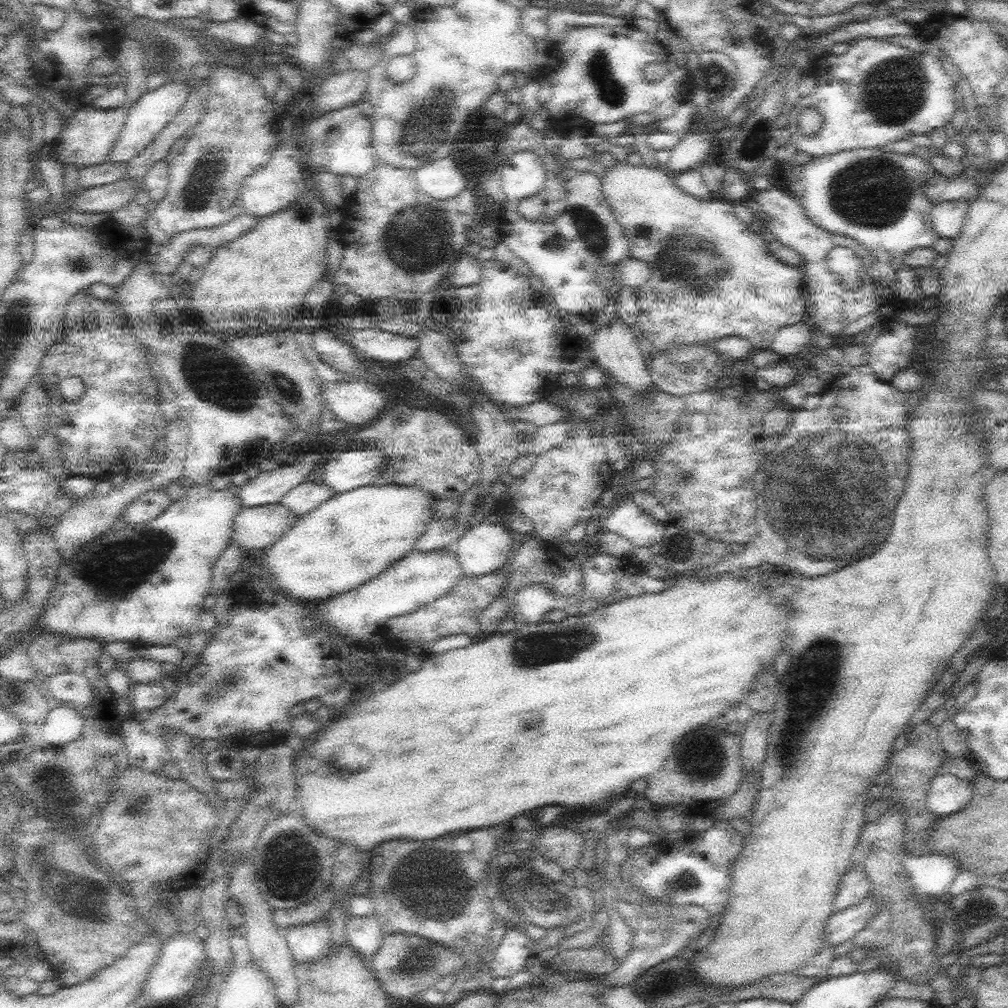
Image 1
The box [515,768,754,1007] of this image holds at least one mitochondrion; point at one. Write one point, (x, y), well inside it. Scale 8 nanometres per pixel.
(684, 883)

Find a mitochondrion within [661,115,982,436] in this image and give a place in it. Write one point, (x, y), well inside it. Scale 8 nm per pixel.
(873, 193)

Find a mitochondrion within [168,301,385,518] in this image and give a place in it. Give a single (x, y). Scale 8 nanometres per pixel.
(216, 378)

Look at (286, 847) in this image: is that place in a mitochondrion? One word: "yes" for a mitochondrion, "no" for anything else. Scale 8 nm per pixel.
yes

